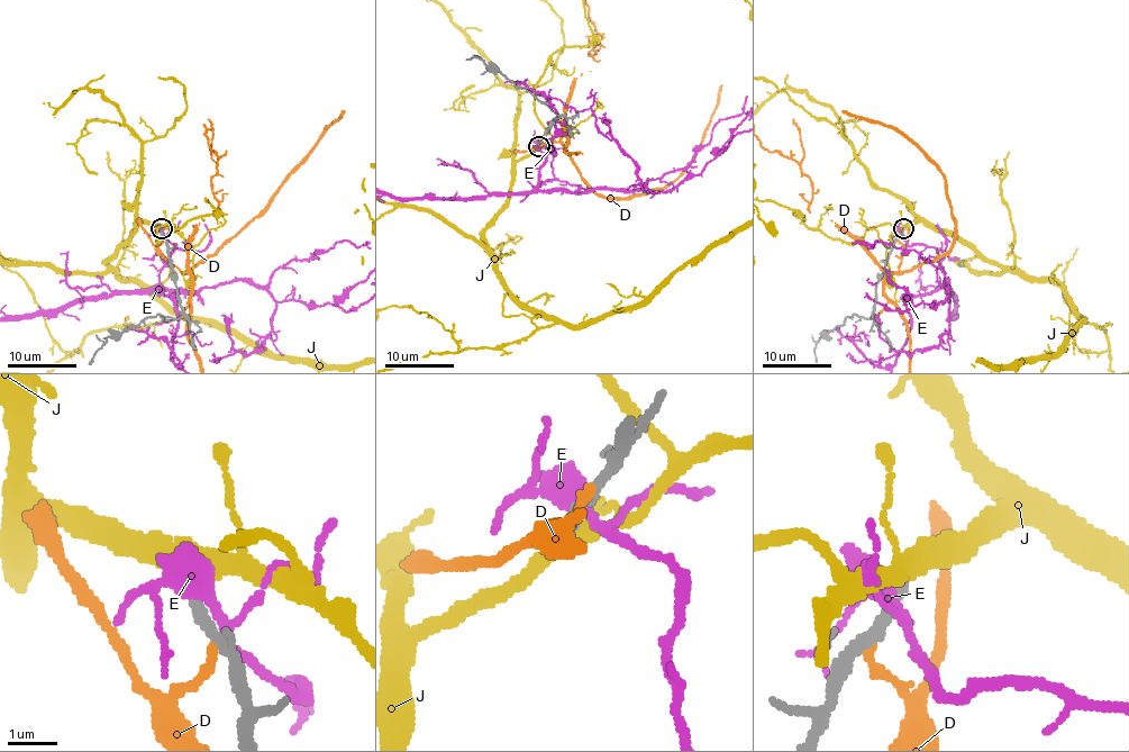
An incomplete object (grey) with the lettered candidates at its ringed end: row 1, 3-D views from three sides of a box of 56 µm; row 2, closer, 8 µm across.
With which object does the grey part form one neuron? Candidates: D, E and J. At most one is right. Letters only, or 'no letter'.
J

